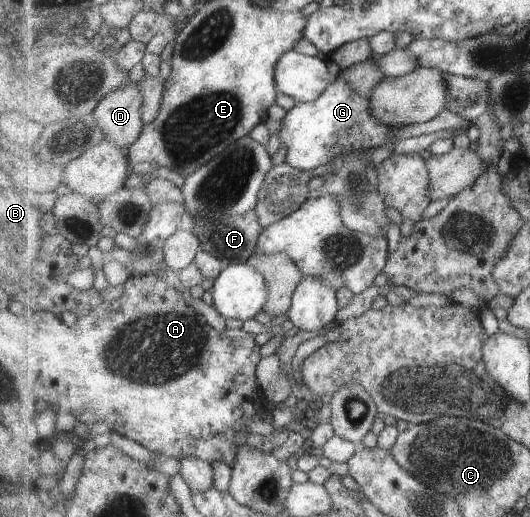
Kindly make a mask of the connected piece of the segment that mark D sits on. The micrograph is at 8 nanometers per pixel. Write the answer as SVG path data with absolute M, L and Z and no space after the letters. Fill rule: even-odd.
M128 80L128 86L117 85L117 89L101 101L92 115L97 118L108 142L128 148L140 138L145 126L141 108L140 83Z

